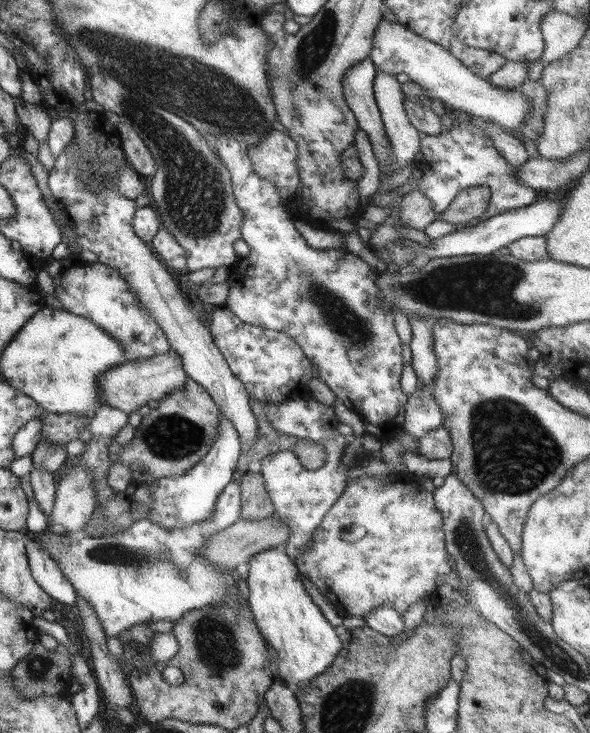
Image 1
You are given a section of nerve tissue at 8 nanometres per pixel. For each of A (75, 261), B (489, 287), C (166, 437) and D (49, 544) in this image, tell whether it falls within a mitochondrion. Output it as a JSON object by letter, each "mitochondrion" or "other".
{"A":"other","B":"mitochondrion","C":"mitochondrion","D":"other"}

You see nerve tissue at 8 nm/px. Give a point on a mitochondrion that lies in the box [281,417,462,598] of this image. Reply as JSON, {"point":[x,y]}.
{"point":[358,457]}

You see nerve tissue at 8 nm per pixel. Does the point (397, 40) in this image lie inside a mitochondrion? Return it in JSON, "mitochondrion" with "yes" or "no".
{"mitochondrion":"no"}

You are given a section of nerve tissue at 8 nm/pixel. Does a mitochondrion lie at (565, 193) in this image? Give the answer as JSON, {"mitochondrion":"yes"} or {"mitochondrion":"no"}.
{"mitochondrion":"no"}

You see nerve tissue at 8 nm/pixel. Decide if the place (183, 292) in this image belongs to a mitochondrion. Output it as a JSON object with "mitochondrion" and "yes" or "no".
{"mitochondrion":"no"}

